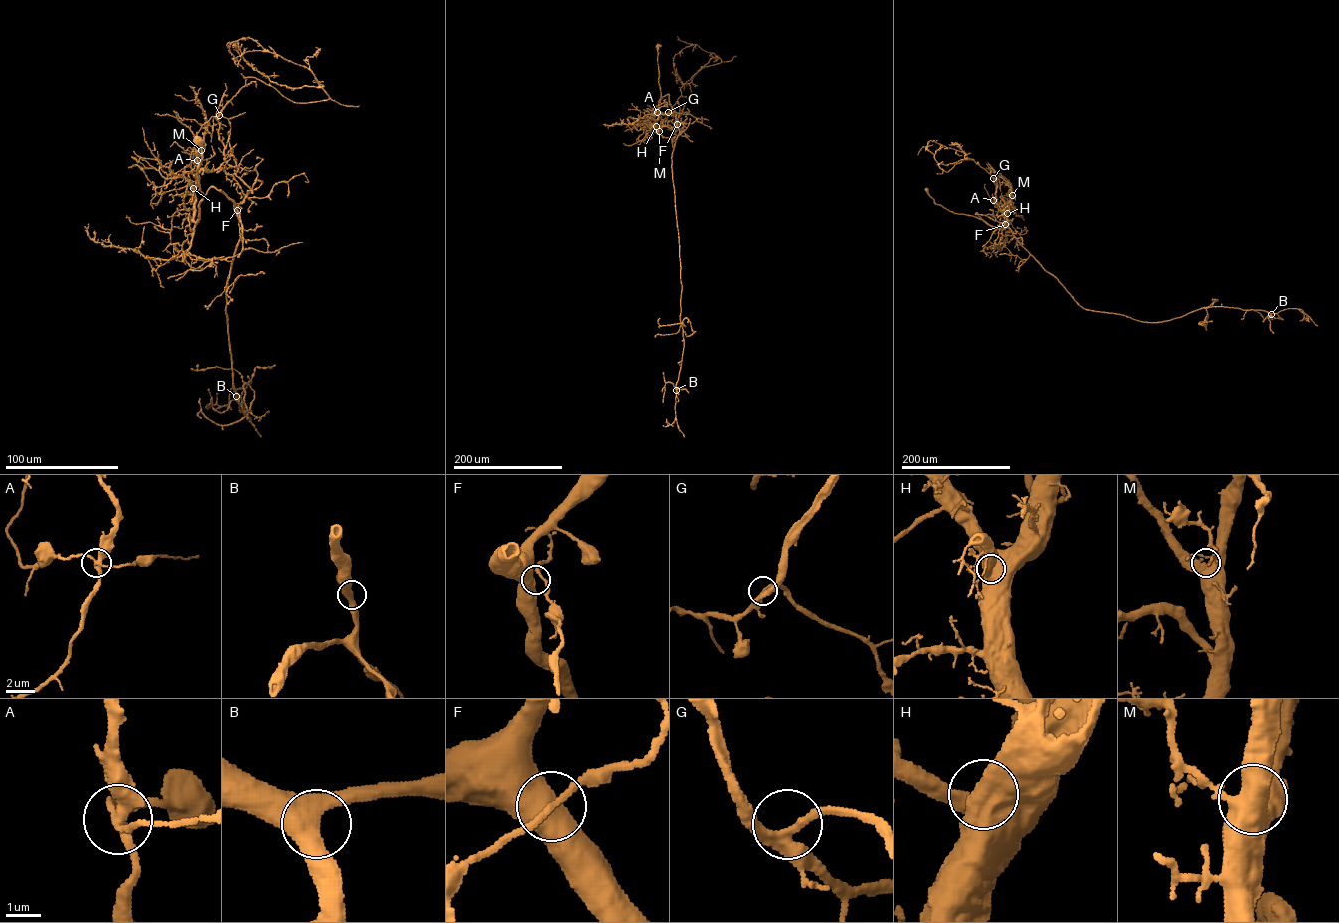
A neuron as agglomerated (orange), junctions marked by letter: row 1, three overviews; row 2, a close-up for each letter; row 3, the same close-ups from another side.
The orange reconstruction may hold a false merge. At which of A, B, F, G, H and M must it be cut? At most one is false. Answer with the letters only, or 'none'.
A

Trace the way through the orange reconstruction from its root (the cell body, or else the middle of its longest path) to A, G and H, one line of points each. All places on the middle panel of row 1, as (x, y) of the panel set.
A: (658, 46), (661, 97), (656, 126), (651, 116), (657, 112)
G: (658, 46), (661, 97), (656, 126), (651, 115), (668, 112)
H: (658, 46), (661, 97), (656, 126)

